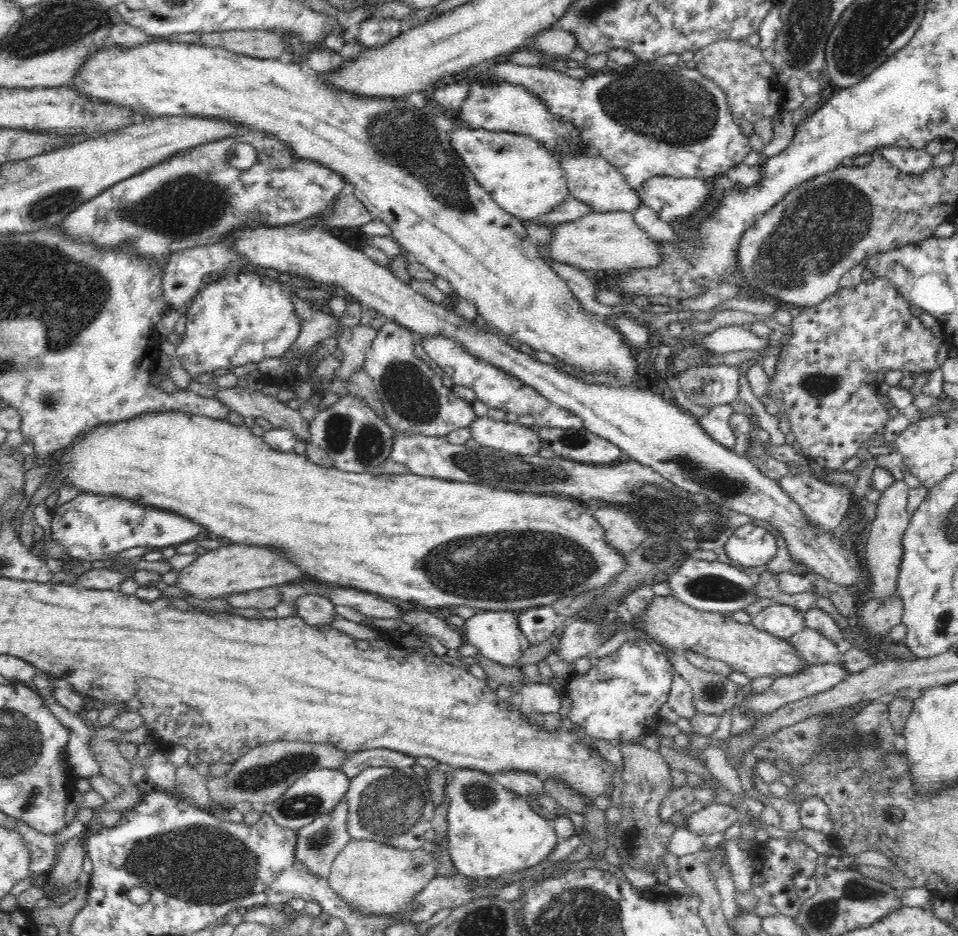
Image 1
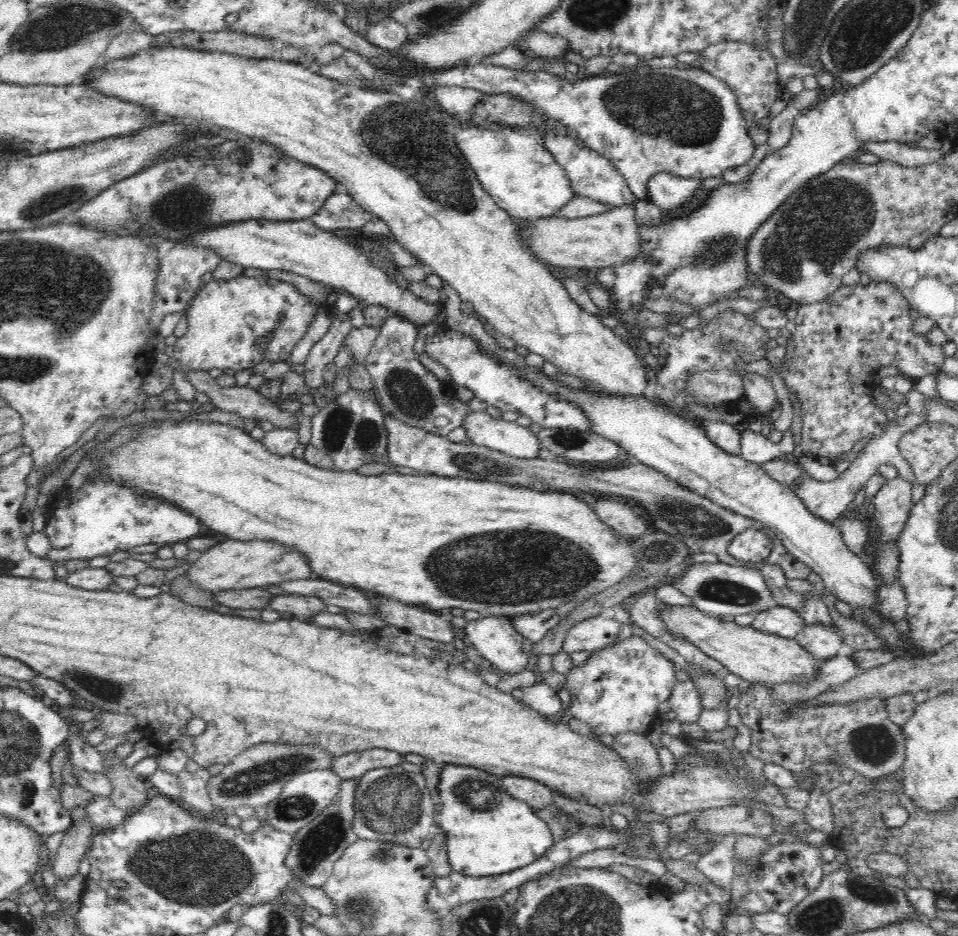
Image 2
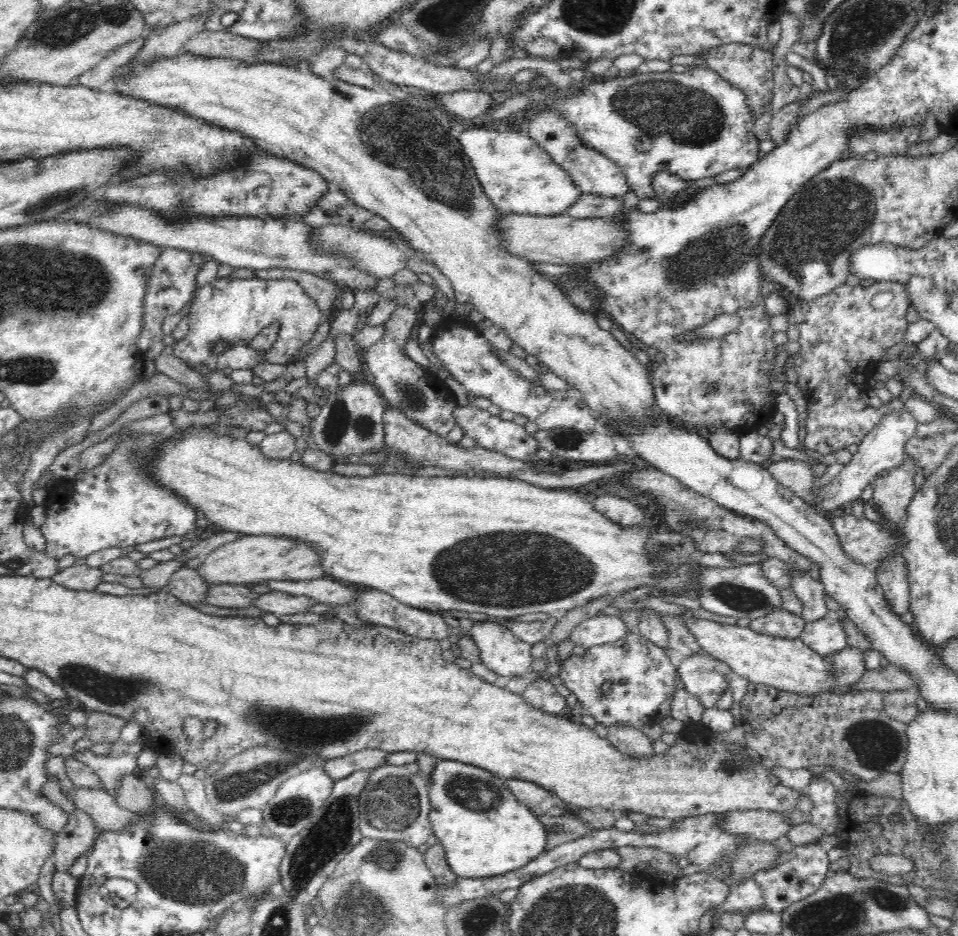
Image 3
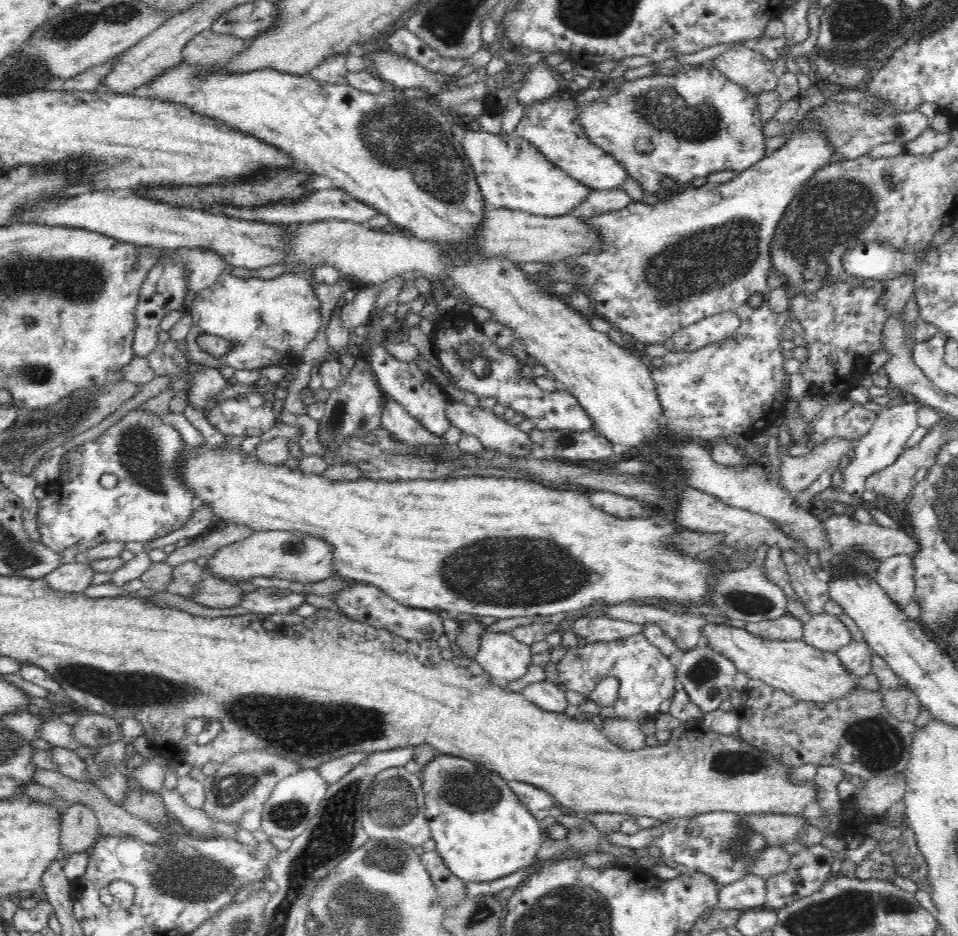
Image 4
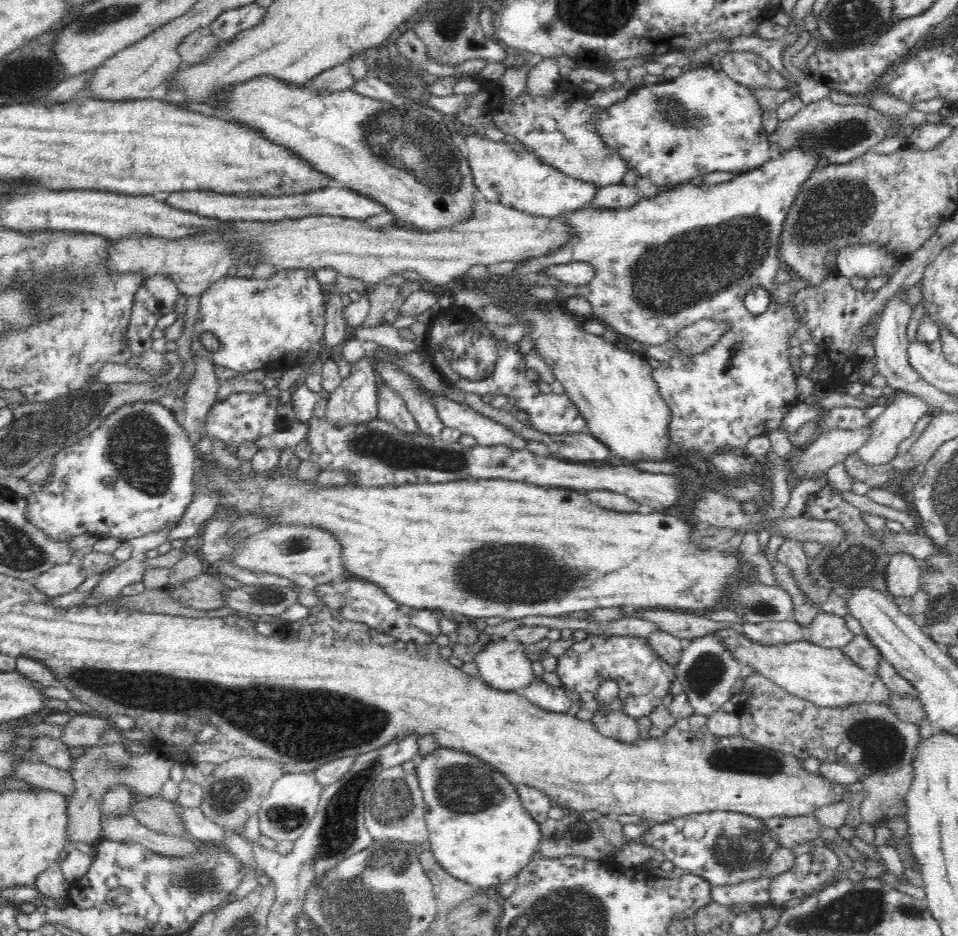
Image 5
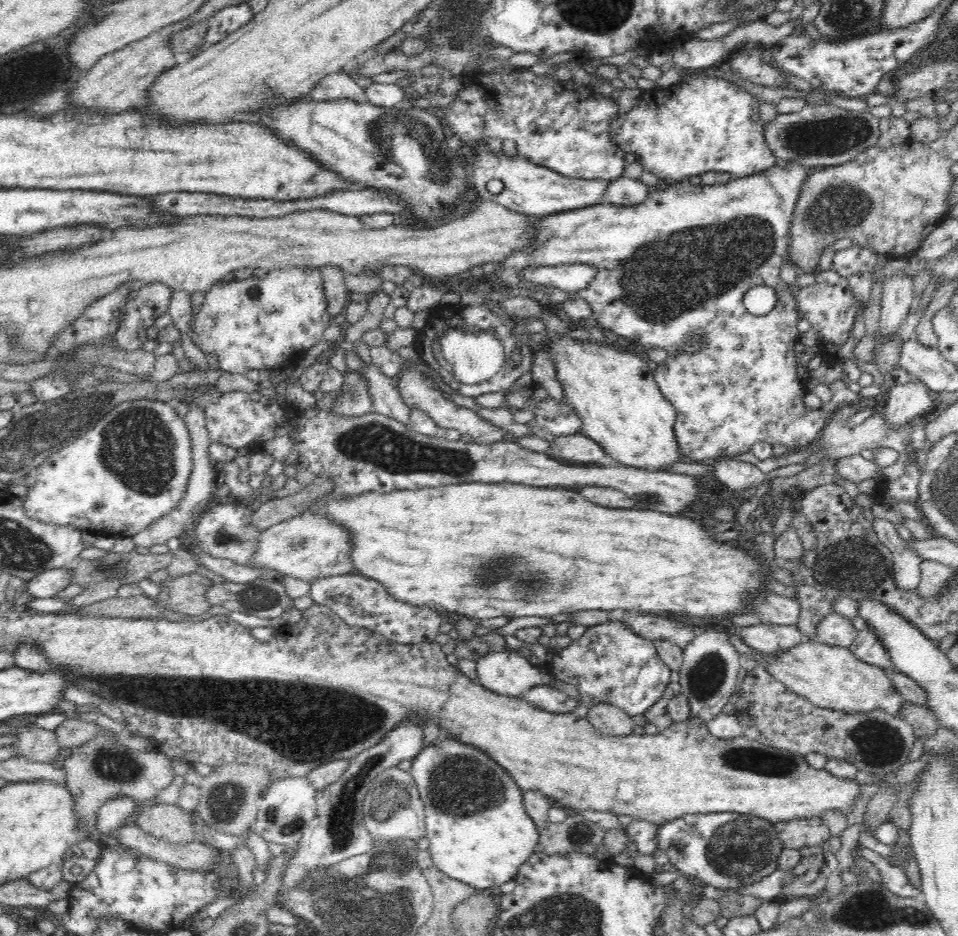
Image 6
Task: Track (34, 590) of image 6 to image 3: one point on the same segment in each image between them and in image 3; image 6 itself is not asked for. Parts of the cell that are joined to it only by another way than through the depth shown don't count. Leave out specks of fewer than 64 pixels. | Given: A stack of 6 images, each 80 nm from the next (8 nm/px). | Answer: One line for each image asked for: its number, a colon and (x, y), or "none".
3: (85, 578)
4: (68, 578)
5: (63, 579)

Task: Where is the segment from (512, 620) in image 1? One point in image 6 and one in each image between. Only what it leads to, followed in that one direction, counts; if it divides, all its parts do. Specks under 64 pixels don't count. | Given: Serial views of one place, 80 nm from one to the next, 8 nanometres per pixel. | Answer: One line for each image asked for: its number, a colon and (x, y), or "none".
2: (494, 637)
3: (500, 651)
4: (501, 655)
5: (504, 665)
6: (507, 673)

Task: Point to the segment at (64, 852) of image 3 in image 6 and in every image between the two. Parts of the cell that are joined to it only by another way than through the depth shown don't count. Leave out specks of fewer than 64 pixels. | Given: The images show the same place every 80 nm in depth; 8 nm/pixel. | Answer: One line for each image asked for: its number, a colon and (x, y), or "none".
4: (79, 829)
5: (99, 768)
6: (101, 769)

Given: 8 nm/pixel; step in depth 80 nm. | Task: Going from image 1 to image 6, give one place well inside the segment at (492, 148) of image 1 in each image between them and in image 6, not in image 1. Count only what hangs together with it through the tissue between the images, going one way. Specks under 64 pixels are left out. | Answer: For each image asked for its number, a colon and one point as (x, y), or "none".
2: (515, 168)
3: (518, 176)
4: (512, 173)
5: (507, 173)
6: (535, 190)

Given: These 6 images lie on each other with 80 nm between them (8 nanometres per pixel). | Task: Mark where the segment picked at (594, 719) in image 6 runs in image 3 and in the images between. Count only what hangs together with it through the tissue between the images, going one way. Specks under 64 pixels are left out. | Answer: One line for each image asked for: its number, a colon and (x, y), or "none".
3: (631, 741)
4: (626, 733)
5: (615, 724)

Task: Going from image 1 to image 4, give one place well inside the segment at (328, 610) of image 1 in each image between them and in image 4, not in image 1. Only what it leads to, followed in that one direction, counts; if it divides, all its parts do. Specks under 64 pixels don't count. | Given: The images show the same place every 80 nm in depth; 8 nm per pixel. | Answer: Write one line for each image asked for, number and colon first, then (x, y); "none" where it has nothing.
2: (303, 607)
3: (276, 602)
4: (263, 600)

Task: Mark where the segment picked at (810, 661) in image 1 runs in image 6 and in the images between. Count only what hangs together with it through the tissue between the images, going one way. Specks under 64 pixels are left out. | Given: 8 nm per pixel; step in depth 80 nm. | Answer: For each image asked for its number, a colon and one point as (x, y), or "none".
2: (823, 641)
3: (826, 636)
4: (823, 631)
5: (828, 630)
6: (835, 629)

